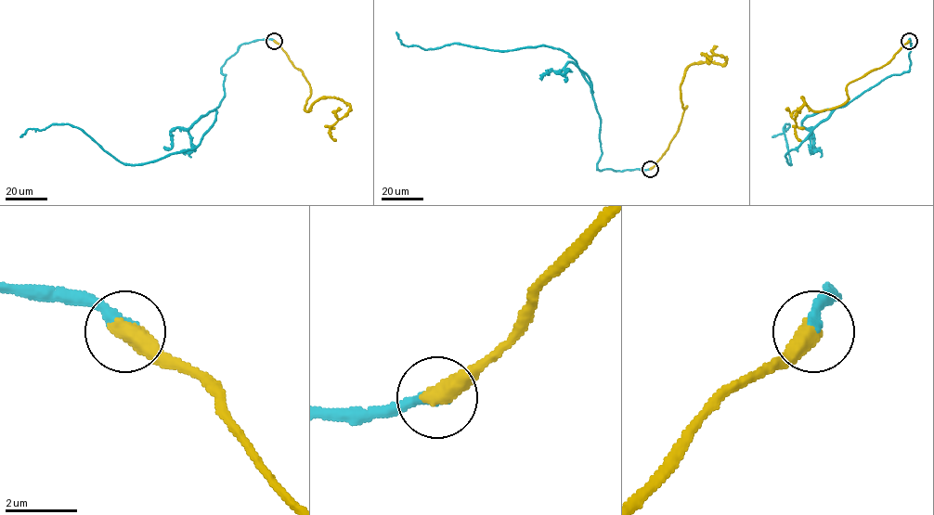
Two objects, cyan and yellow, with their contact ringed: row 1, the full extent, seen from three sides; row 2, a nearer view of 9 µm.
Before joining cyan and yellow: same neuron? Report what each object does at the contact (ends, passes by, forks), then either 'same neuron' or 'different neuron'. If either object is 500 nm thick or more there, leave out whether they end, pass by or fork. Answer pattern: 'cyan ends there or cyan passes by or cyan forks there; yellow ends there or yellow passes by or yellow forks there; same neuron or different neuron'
same neuron

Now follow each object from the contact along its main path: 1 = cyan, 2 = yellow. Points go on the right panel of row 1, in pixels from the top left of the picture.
1: (909, 41), (909, 70), (881, 80), (836, 109), (785, 155), (790, 165), (783, 129), (789, 124), (771, 137)
2: (909, 41), (886, 64), (851, 81), (840, 105), (812, 110), (802, 97), (795, 119), (799, 141)

